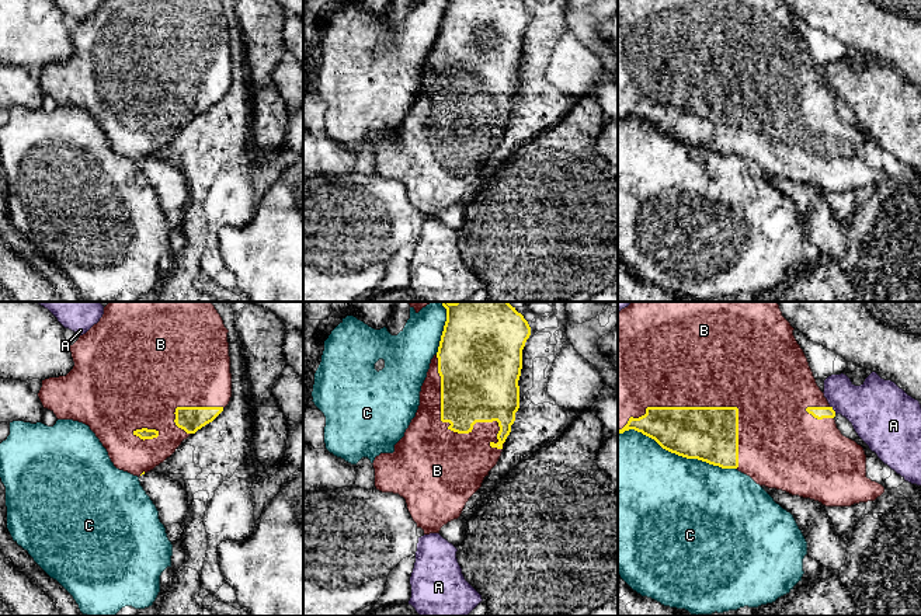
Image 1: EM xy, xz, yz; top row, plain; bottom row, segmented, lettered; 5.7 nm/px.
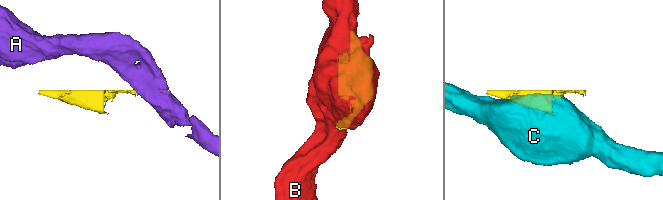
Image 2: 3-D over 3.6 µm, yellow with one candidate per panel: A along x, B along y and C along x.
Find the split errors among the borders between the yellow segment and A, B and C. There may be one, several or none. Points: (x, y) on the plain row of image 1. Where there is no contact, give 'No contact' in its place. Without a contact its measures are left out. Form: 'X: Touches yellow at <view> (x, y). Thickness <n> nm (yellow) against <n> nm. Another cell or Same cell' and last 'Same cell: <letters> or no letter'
A: Touches yellow at yz (833, 96). Thickness 70 nm (yellow) against 320 nm. Another cell
B: Touches yellow at yz (705, 93). Thickness 320 nm (yellow) against 500 nm. Same cell
C: Touches yellow at yz (677, 139). Thickness 320 nm (yellow) against 480 nm. Another cell
Same cell: B

